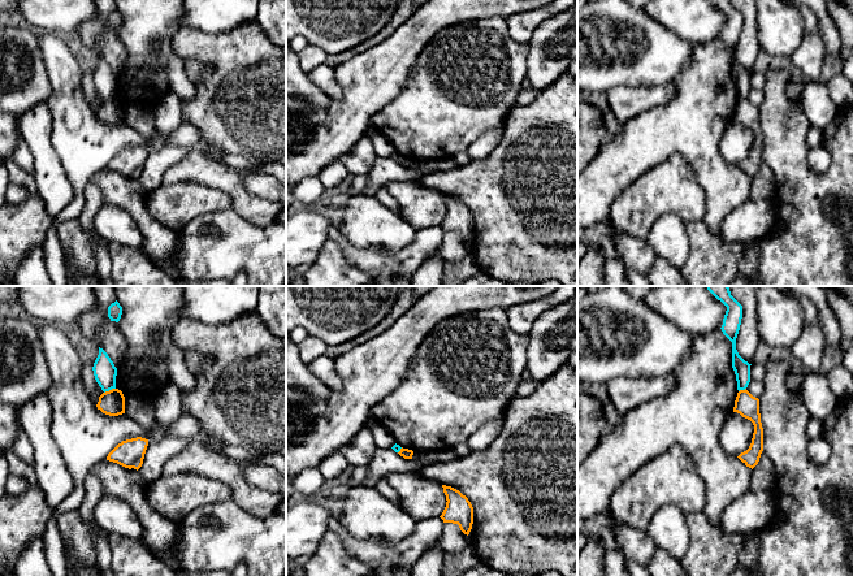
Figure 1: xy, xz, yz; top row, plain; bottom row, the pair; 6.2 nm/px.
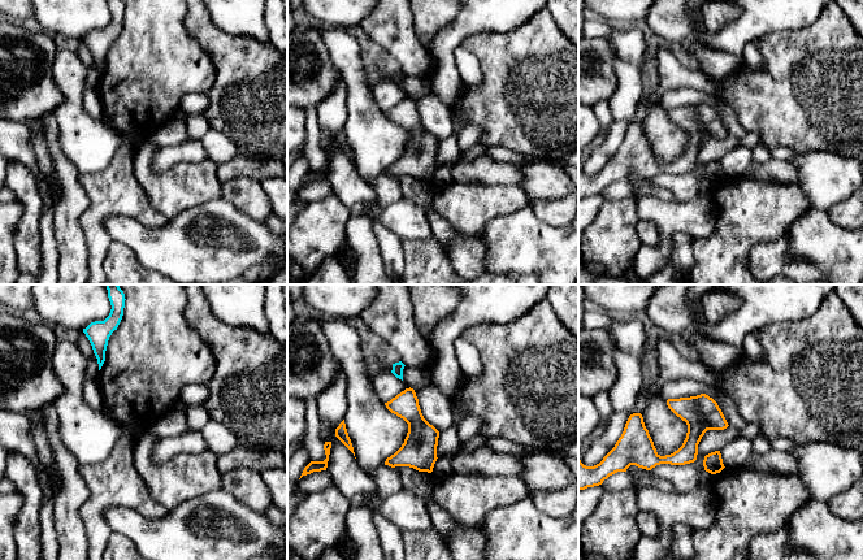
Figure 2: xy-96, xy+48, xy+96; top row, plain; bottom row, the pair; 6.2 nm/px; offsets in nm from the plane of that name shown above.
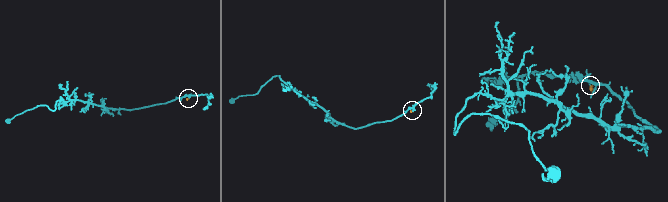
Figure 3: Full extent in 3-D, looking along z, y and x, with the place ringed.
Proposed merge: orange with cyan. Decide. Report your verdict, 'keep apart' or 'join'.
keep apart

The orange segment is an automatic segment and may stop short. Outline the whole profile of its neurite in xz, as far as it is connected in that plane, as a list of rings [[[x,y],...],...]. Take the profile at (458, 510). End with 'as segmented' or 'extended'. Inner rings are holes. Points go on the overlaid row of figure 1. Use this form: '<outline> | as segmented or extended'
[[[442,485],[446,495],[446,507],[440,516],[443,523],[458,524],[464,534],[469,534],[473,524],[473,507],[459,490]]] | as segmented

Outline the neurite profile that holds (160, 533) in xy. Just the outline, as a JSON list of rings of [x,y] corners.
[[[105,459],[95,464],[90,473],[101,481],[105,495],[120,498],[133,508],[143,527],[147,546],[164,564],[173,571],[179,571],[177,559],[170,555],[170,547],[178,536],[178,525],[147,502],[146,481],[139,472]]]

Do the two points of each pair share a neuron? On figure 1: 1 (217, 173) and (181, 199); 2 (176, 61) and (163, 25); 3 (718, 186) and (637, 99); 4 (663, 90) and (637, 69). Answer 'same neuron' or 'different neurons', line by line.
1: different neurons
2: different neurons
3: different neurons
4: different neurons

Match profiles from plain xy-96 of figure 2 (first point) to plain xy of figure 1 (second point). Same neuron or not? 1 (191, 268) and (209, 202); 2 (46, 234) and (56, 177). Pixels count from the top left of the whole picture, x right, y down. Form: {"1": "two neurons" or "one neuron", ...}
{"1": "two neurons", "2": "one neuron"}

